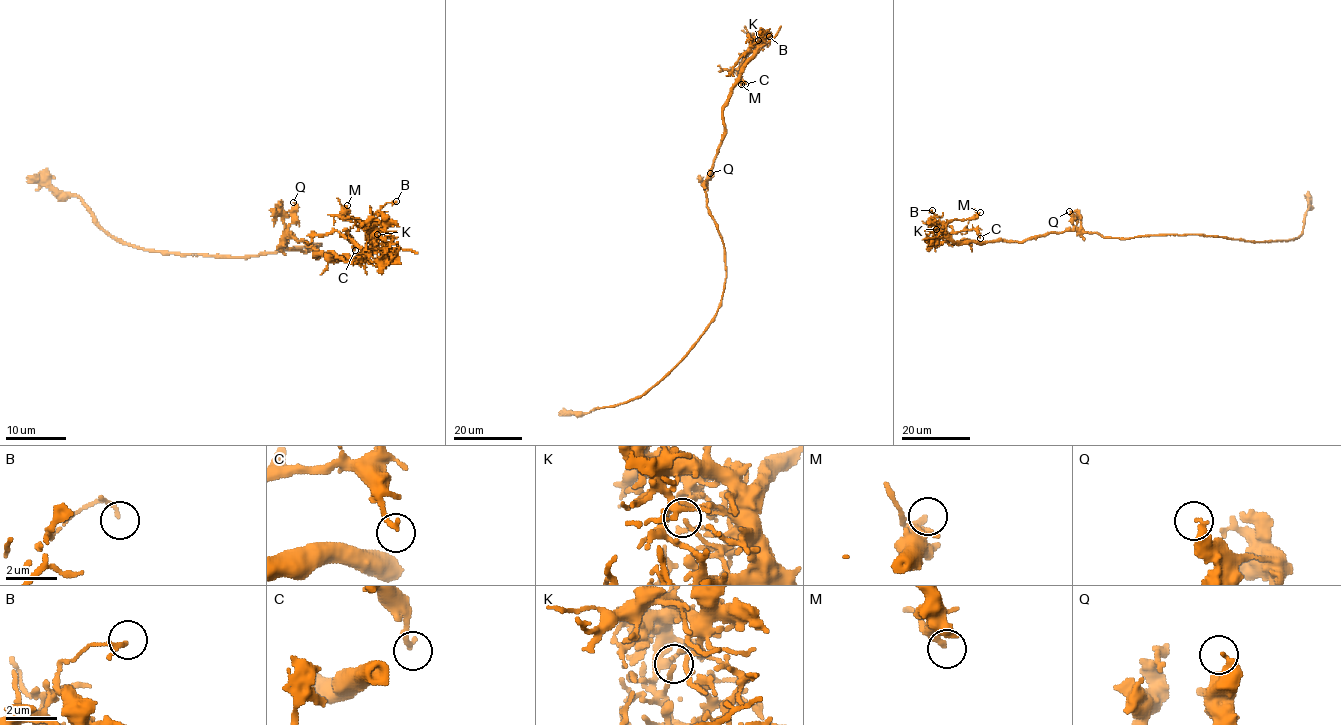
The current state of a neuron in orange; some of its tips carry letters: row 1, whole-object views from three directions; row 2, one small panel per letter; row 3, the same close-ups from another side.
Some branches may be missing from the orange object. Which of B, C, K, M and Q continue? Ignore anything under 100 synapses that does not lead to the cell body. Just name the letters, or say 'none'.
none

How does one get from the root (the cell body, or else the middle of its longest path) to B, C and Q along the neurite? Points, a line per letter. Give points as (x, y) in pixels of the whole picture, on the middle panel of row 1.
B: (725, 248), (707, 206), (705, 181), (723, 136), (723, 104), (740, 69), (755, 55), (758, 39), (769, 36)
C: (725, 248), (707, 206), (705, 181), (723, 136), (723, 104), (752, 52), (740, 67), (745, 84)
Q: (725, 248), (718, 224), (707, 206), (705, 181), (710, 173)

